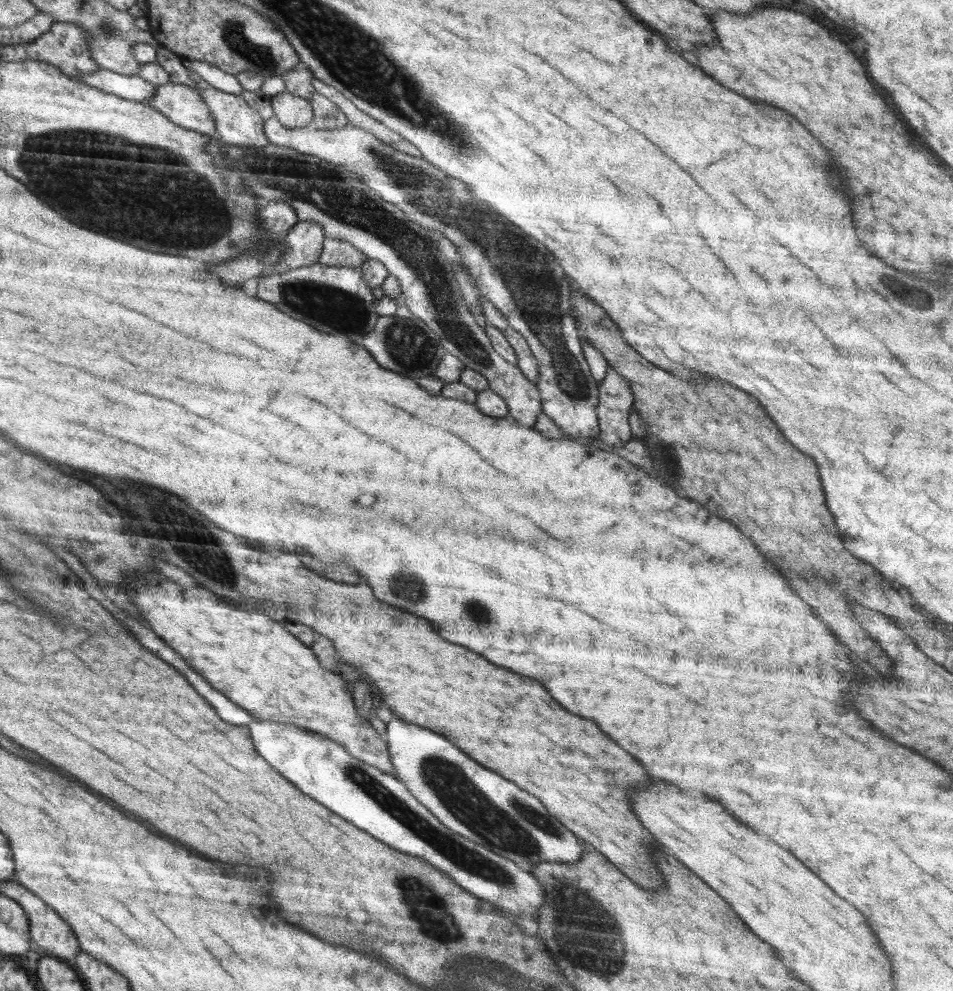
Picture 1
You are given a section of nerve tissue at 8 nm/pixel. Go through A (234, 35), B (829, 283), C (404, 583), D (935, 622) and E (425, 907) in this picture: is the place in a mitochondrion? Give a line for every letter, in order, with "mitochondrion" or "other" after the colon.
A: mitochondrion
B: other
C: mitochondrion
D: other
E: mitochondrion

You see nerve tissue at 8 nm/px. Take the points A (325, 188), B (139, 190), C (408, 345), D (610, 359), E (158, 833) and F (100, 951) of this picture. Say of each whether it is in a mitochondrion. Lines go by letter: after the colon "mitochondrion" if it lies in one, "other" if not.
A: mitochondrion
B: mitochondrion
C: mitochondrion
D: other
E: other
F: other

